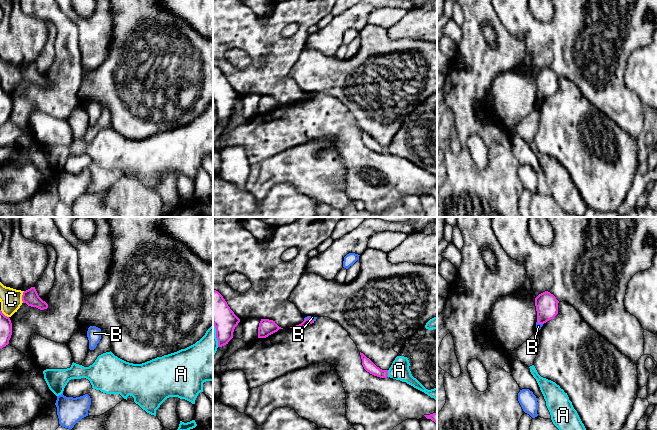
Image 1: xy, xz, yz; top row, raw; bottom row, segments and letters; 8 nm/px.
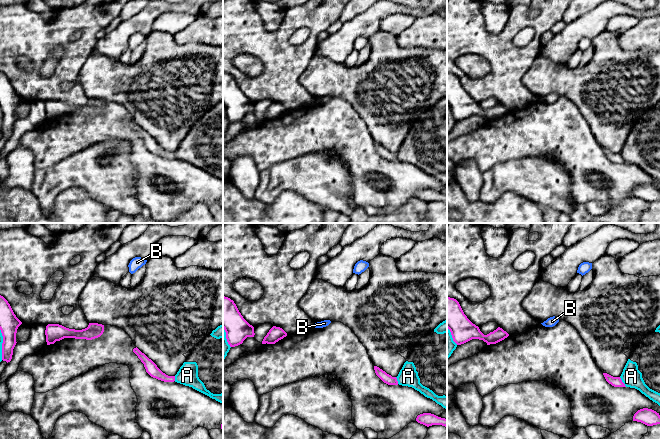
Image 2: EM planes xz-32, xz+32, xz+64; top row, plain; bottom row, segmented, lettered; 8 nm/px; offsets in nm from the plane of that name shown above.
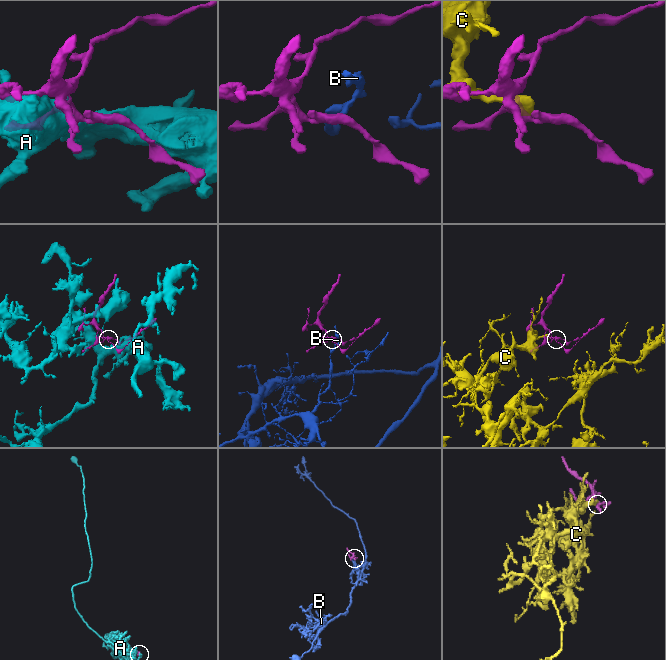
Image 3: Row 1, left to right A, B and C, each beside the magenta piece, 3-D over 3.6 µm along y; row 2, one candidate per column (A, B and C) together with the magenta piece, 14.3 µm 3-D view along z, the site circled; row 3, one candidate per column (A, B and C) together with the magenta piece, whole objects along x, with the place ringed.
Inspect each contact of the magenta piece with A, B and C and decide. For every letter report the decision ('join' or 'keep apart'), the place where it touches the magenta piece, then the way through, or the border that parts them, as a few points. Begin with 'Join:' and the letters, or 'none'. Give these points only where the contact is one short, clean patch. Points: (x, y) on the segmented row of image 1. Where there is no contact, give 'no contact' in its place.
Join: none
A: keep apart | xz (387, 373)
B: keep apart | xz (309, 318) | along xz (304, 319), (311, 318), (314, 320)
C: keep apart | xy (22, 297)

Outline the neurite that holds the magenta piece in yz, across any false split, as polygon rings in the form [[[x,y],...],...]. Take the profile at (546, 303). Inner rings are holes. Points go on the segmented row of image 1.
[[[548,291],[539,294],[535,298],[537,321],[539,324],[546,323],[558,314],[558,303],[559,301],[556,297]]]

